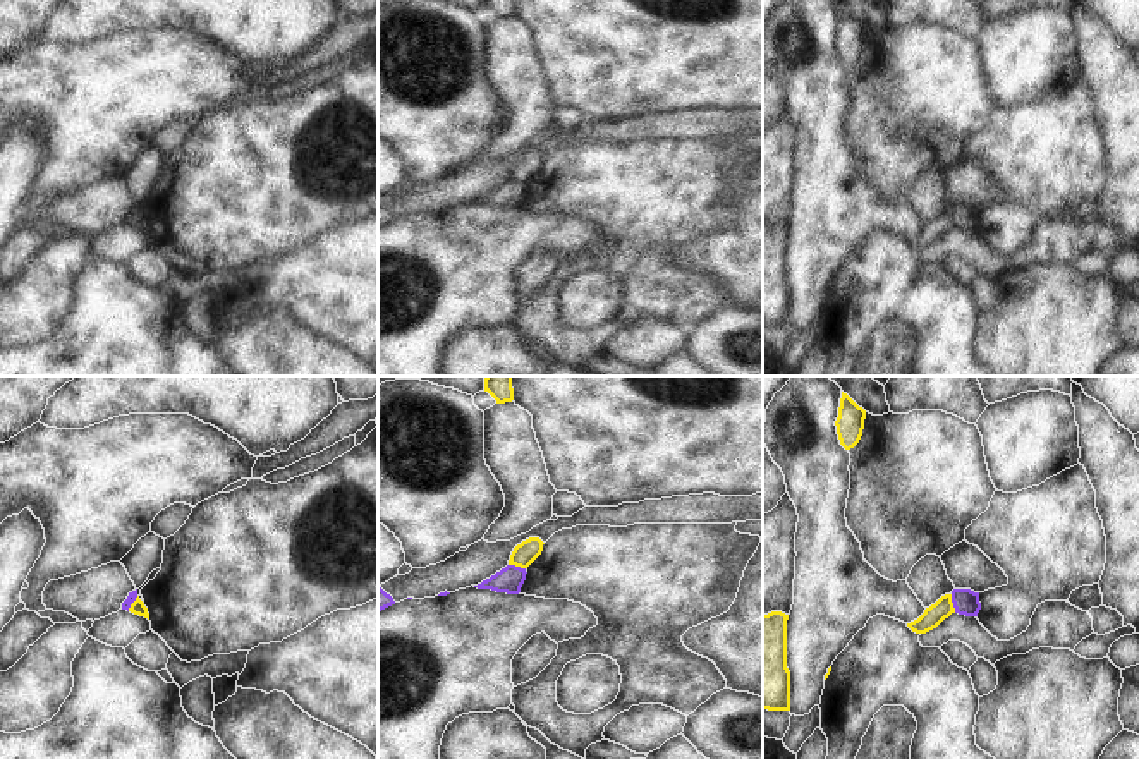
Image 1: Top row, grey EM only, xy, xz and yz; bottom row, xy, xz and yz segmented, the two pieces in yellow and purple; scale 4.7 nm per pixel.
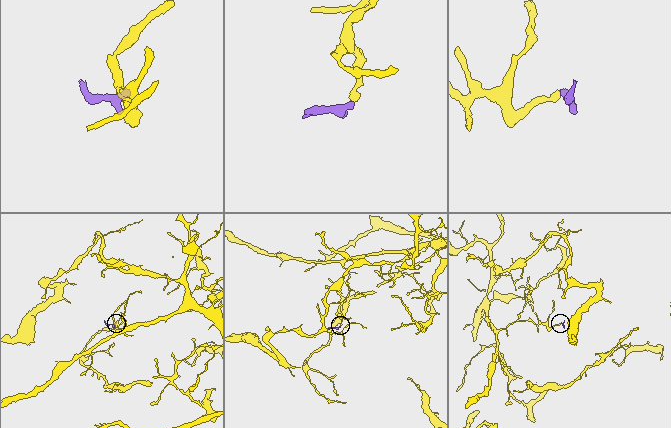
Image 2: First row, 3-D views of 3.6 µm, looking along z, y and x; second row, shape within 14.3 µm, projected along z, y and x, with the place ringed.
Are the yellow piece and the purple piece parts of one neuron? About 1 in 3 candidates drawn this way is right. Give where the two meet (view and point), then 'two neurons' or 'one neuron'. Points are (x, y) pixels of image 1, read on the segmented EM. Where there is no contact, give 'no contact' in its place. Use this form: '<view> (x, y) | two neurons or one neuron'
yz (952, 603) | two neurons

